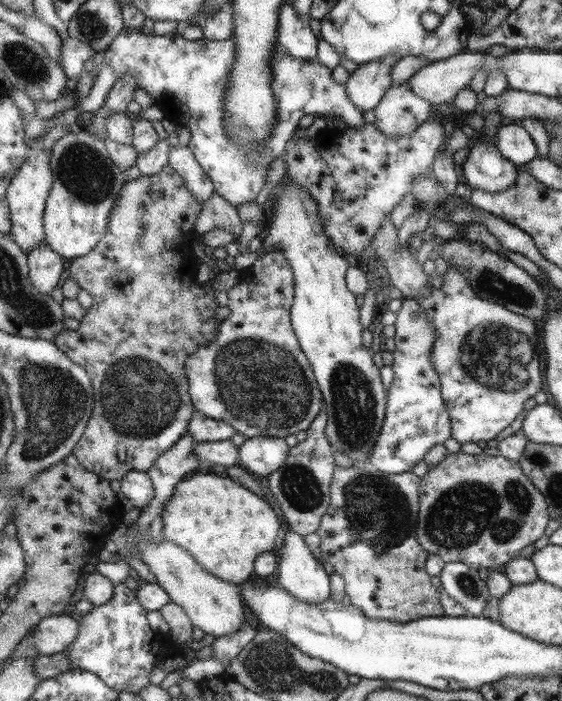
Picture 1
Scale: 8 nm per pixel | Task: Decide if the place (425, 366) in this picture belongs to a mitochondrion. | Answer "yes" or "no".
no

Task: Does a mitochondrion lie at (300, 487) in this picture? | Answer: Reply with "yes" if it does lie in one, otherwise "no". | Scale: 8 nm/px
yes

